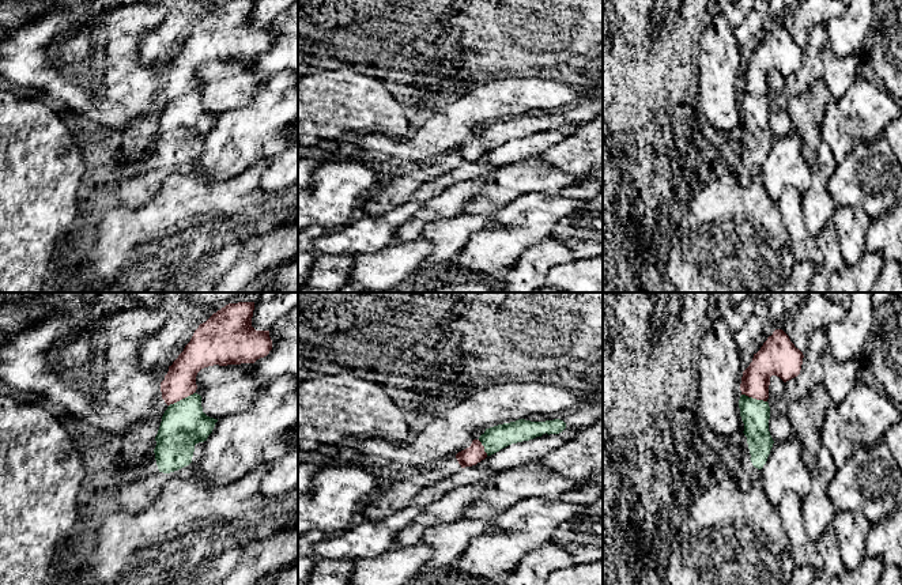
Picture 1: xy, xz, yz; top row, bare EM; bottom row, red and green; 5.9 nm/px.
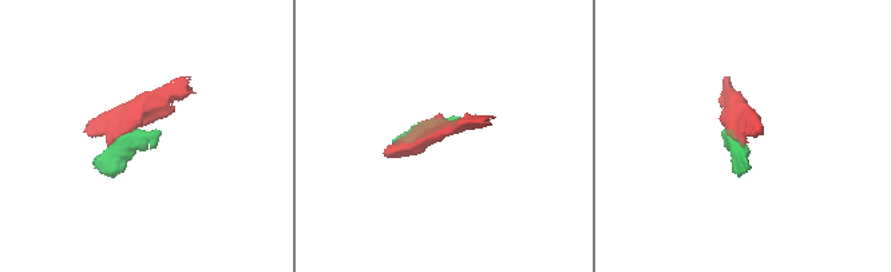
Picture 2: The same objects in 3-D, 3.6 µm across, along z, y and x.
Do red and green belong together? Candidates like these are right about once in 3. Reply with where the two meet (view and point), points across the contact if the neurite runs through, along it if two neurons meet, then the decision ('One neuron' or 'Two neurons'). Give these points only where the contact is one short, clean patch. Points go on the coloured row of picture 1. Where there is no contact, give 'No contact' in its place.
Touches red at xy (181, 399). Boundary: xy (193, 392), (169, 406). Two neurons

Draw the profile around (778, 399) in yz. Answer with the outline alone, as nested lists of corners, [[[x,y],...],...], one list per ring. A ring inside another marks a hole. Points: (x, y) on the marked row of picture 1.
[[[771,375],[767,403],[770,407],[769,431],[774,442],[784,442],[795,435],[788,419],[789,400],[785,382],[780,377]]]

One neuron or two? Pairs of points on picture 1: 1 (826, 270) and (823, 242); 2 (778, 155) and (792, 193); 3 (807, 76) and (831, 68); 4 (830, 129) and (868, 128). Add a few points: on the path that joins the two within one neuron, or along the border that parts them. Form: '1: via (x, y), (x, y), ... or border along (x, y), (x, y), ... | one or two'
1: via (827, 263), (827, 249) | one
2: border along (800, 192), (787, 187), (776, 202) | two
3: border along (826, 42), (819, 53), (821, 76) | two
4: via (840, 128), (859, 128) | one

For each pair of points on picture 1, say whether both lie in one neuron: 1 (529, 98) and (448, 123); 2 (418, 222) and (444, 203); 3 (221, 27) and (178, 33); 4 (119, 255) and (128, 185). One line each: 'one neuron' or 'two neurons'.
1: one neuron
2: one neuron
3: one neuron
4: two neurons

